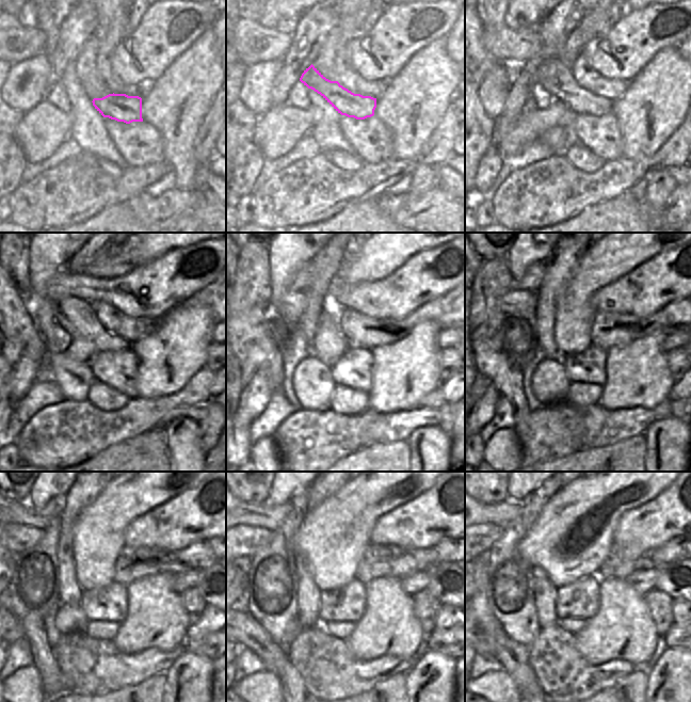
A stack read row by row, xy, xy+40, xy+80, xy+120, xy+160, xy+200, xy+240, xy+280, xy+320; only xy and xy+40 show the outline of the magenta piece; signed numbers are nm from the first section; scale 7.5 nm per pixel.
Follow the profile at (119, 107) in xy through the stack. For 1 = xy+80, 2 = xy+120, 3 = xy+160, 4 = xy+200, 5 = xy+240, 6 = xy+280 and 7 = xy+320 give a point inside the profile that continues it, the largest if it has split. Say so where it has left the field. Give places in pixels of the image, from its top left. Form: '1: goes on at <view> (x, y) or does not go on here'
1: goes on at xy+80 (557, 79)
2: goes on at xy+120 (76, 316)
3: goes on at xy+160 (292, 303)
4: goes on at xy+200 (515, 300)
5: goes on at xy+240 (15, 538)
6: goes on at xy+280 (247, 540)
7: goes on at xy+320 (486, 535)

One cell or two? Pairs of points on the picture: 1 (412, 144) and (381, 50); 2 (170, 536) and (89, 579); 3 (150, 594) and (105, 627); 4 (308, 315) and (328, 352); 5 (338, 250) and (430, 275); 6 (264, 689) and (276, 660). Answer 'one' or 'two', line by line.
1: two
2: two
3: two
4: two
5: two
6: two

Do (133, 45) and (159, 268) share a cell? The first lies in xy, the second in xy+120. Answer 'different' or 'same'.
same

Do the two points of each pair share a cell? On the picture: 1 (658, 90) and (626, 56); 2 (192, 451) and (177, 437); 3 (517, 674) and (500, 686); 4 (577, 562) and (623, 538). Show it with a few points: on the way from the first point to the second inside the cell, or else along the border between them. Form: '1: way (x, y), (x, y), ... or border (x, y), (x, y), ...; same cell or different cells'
1: border (657, 52), (629, 82); different cells
2: way (189, 449), (180, 441); same cell
3: border (503, 670), (520, 690); different cells
4: border (620, 519), (613, 532), (613, 544), (611, 546); different cells

